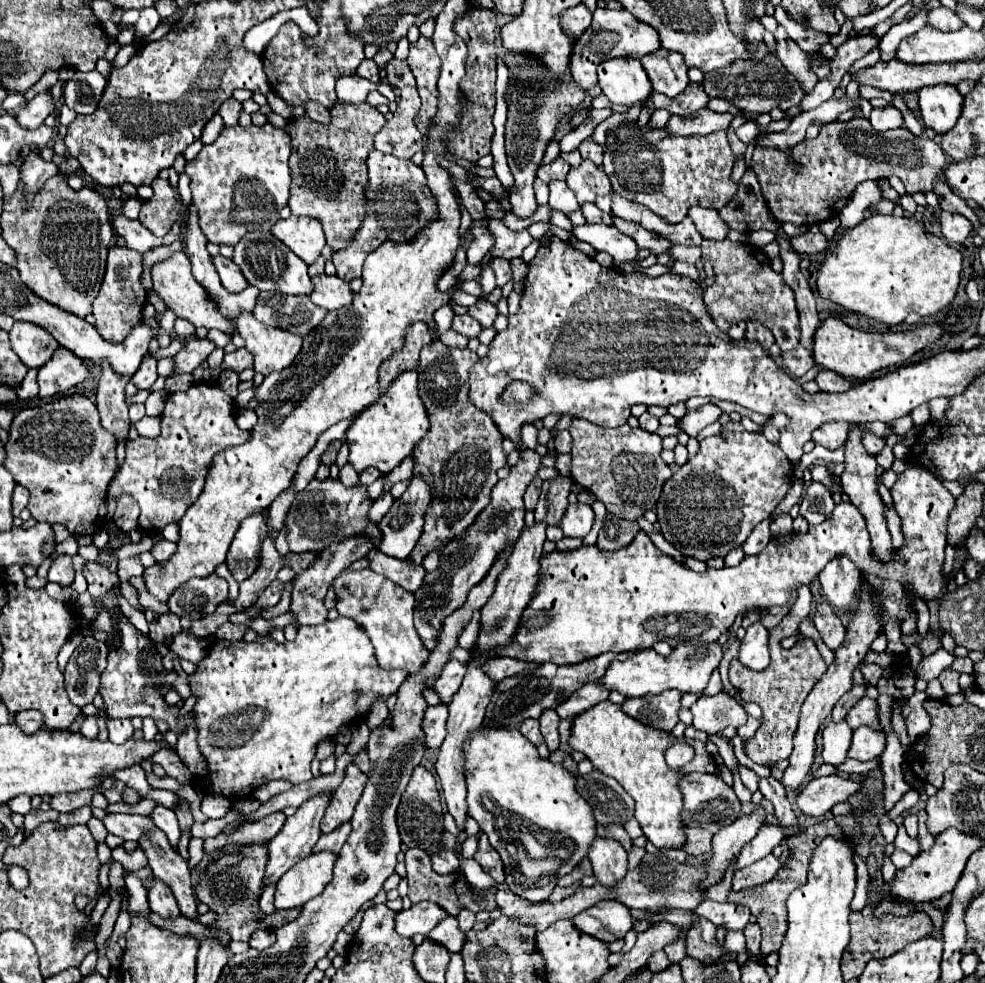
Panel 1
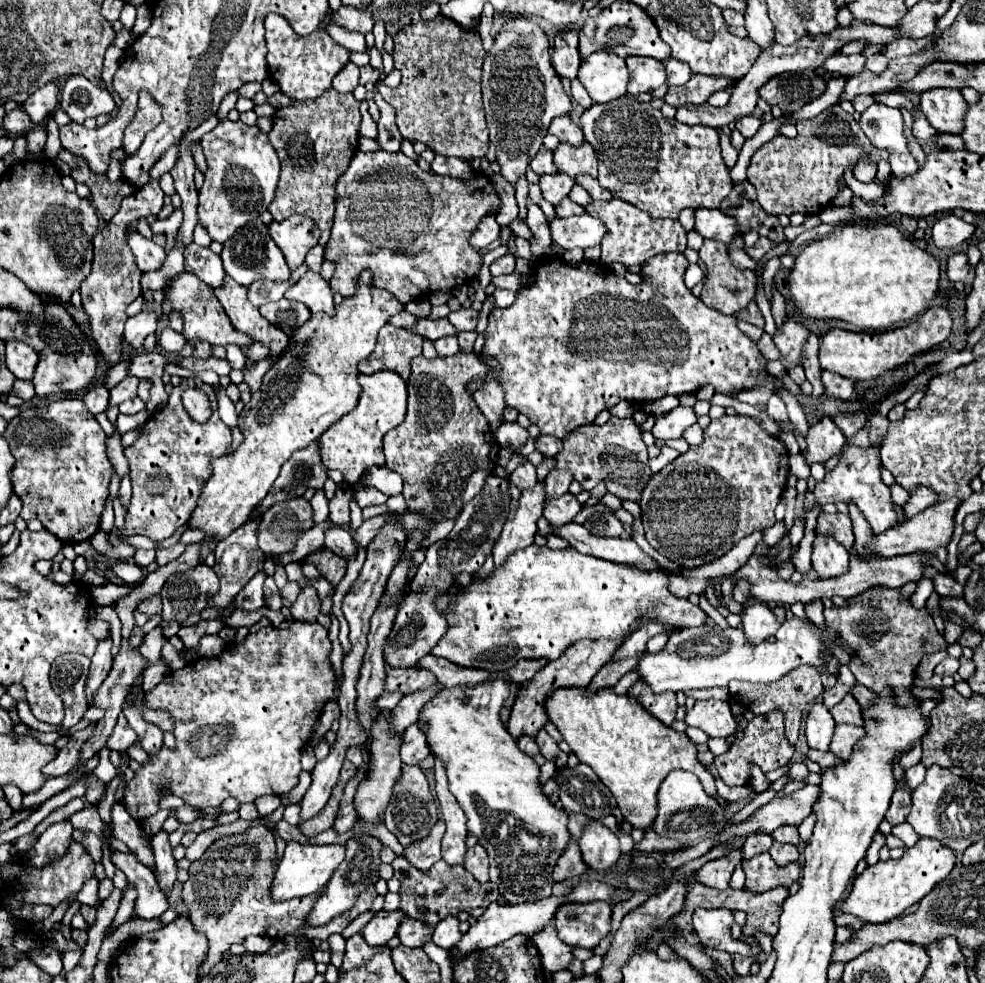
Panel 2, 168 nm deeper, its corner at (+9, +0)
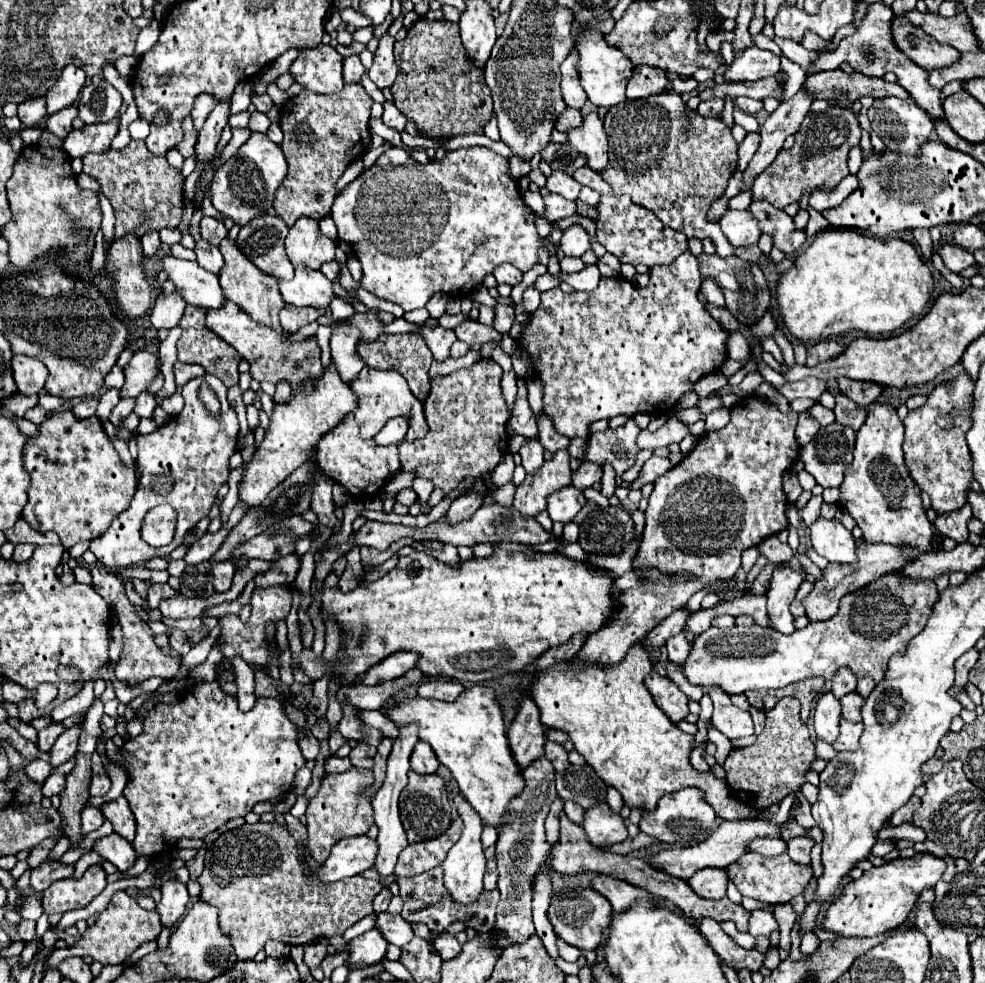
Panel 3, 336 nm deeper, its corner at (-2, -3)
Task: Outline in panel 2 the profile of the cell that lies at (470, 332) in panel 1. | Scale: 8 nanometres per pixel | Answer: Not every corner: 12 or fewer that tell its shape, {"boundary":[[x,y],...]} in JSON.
{"boundary":[[420,319],[412,327],[430,341],[456,335],[456,327],[444,319]]}

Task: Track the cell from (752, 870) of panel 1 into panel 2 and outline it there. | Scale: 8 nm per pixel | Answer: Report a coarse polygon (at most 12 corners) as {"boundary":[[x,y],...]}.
{"boundary":[[770,853],[742,863],[746,887],[762,893],[792,885],[800,865],[778,867]]}

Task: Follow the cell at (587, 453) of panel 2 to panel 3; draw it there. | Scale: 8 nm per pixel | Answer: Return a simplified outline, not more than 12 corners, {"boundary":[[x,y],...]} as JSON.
{"boundary":[[629,418],[595,432],[583,460],[609,462],[617,476],[635,464],[641,428]]}

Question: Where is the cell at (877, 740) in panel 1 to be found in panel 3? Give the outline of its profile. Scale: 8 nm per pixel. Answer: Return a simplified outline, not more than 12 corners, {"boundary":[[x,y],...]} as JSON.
{"boundary":[[841,720],[833,748],[857,750],[863,724]]}

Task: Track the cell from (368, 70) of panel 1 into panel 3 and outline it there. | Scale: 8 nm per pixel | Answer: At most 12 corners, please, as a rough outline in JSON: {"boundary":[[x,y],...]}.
{"boundary":[[379,38],[369,78],[379,90],[391,88],[397,76],[395,38]]}

